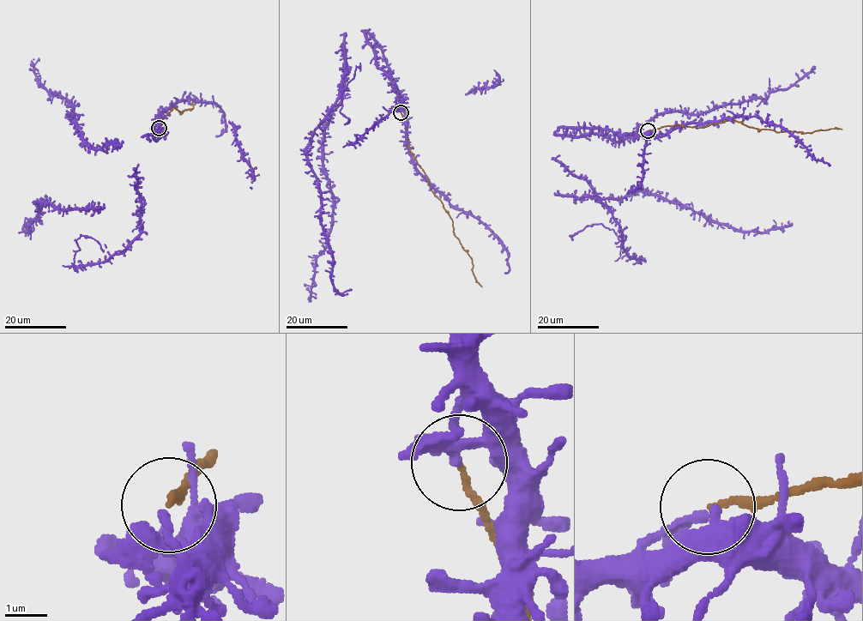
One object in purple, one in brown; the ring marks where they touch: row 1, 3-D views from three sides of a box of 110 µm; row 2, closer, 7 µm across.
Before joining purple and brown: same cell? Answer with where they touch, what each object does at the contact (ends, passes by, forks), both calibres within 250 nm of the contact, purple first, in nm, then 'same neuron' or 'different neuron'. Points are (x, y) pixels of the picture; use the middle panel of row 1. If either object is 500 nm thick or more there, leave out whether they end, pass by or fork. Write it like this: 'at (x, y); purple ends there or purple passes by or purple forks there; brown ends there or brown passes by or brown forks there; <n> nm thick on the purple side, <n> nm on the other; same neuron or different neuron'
at (401, 112); purple passes by; brown ends there; 130 nm thick on the purple side, 140 nm on the other; different neuron

